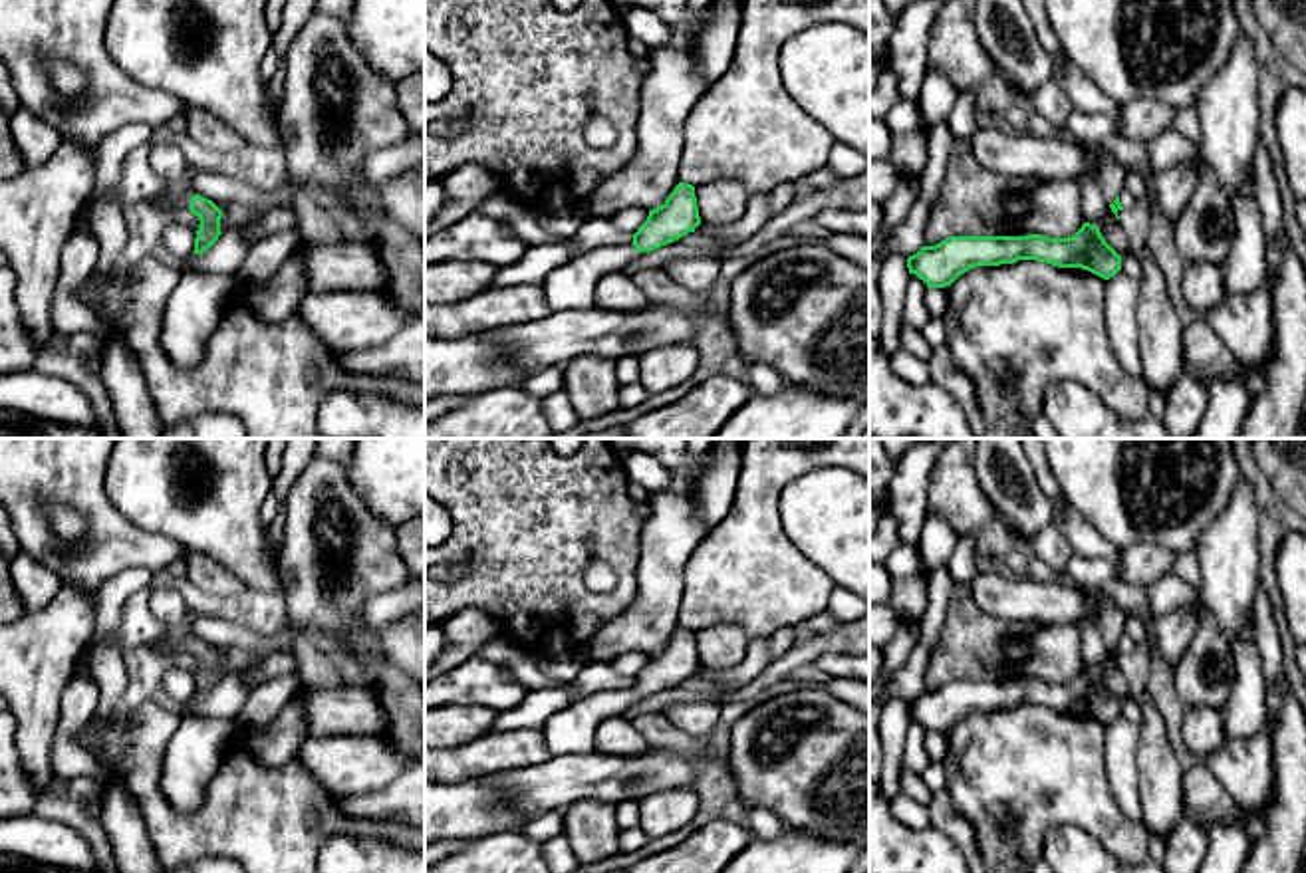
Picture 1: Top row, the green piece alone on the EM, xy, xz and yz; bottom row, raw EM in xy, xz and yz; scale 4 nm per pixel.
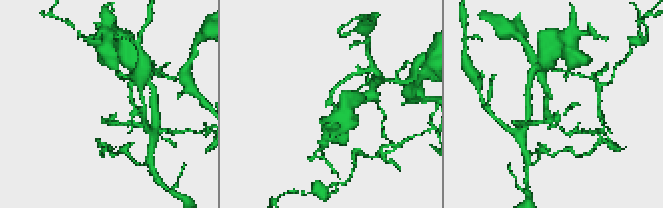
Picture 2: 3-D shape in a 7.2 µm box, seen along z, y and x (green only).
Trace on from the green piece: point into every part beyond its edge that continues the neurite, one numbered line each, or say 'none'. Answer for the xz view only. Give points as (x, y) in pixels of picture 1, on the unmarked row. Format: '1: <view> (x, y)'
1: xz (572, 729)

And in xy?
1: xy (169, 645)

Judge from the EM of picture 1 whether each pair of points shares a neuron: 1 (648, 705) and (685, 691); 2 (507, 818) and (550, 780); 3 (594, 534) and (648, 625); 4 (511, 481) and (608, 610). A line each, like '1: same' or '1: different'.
1: same
2: same
3: different
4: same

